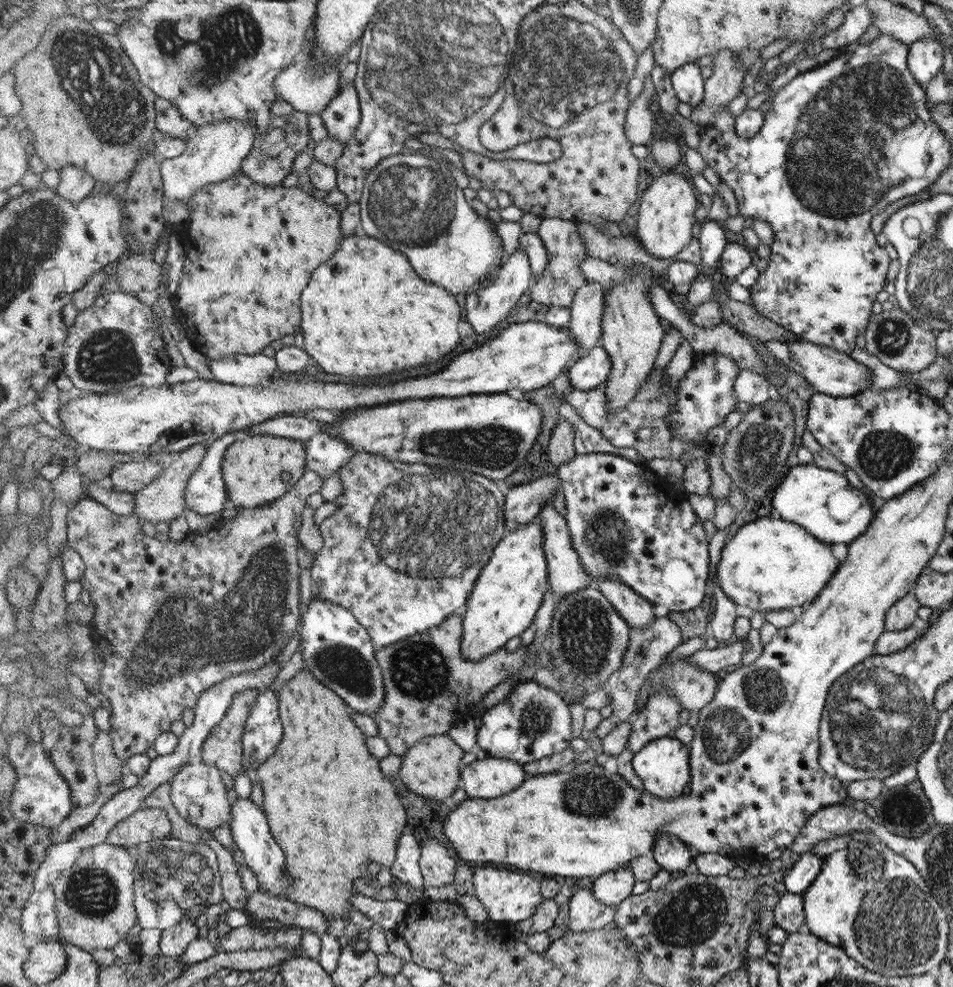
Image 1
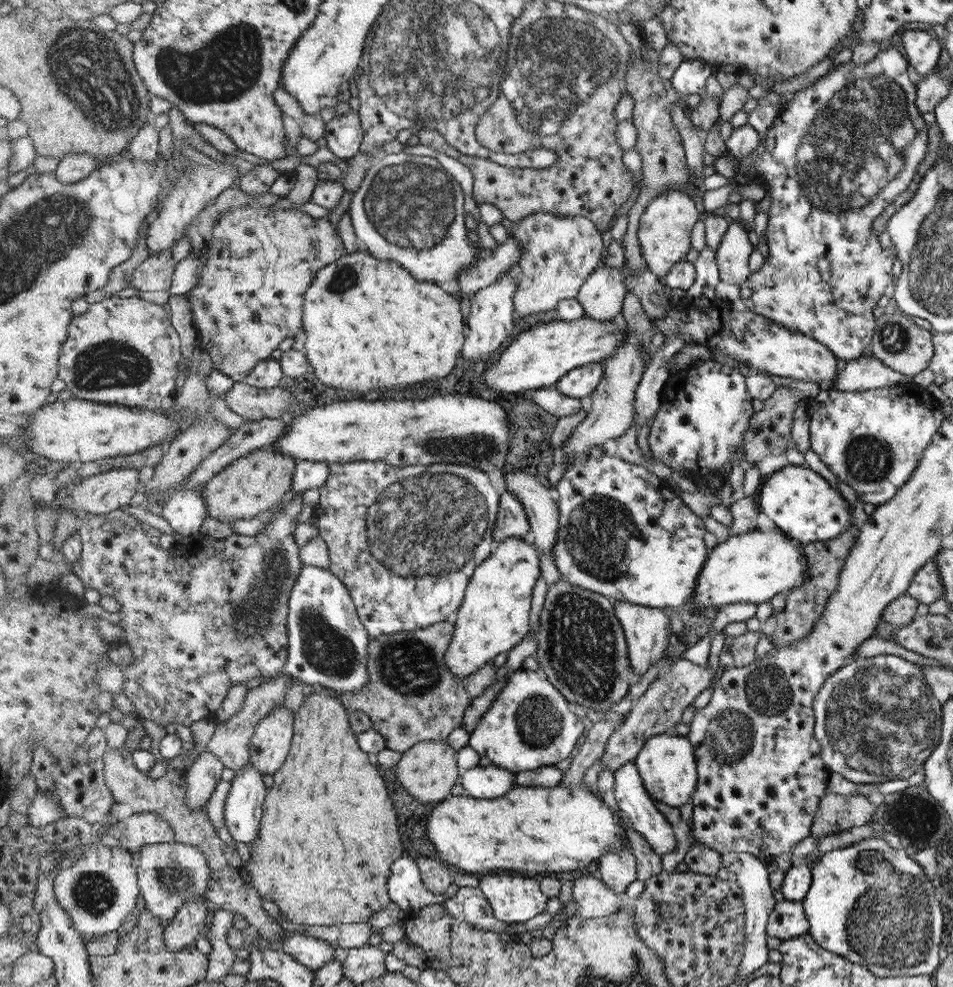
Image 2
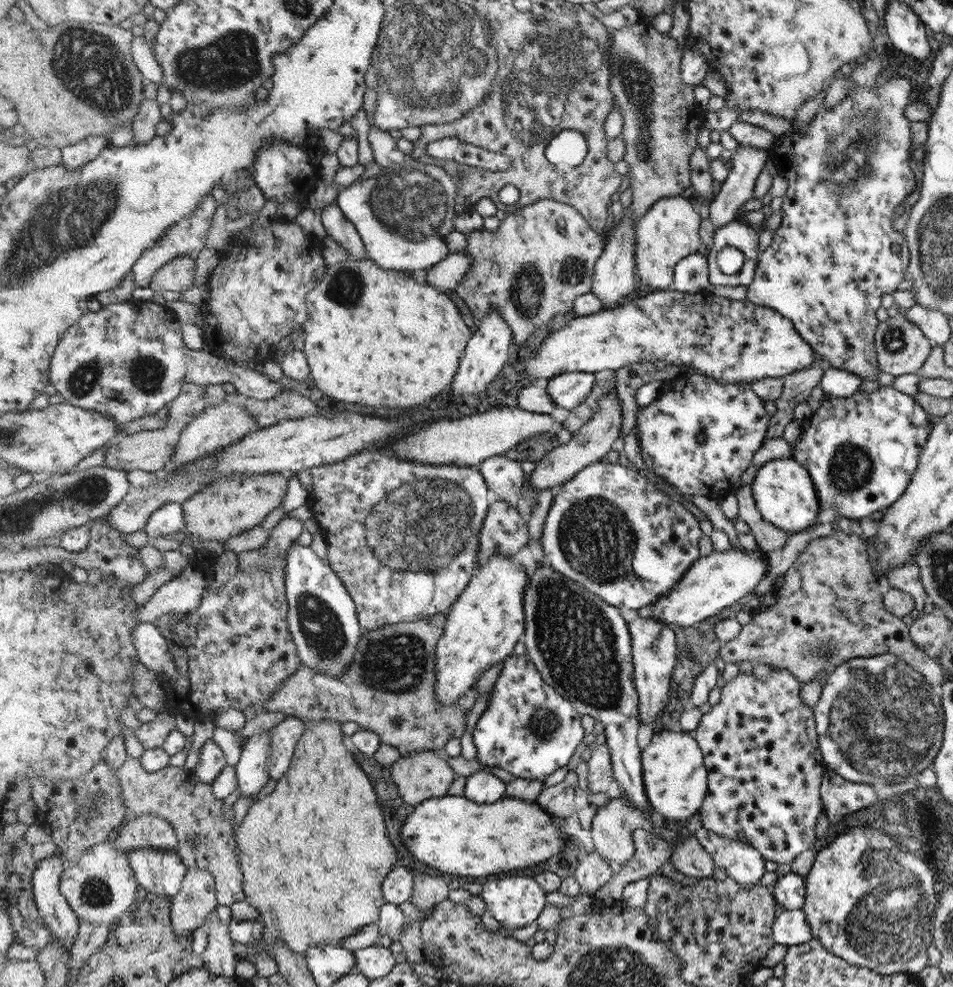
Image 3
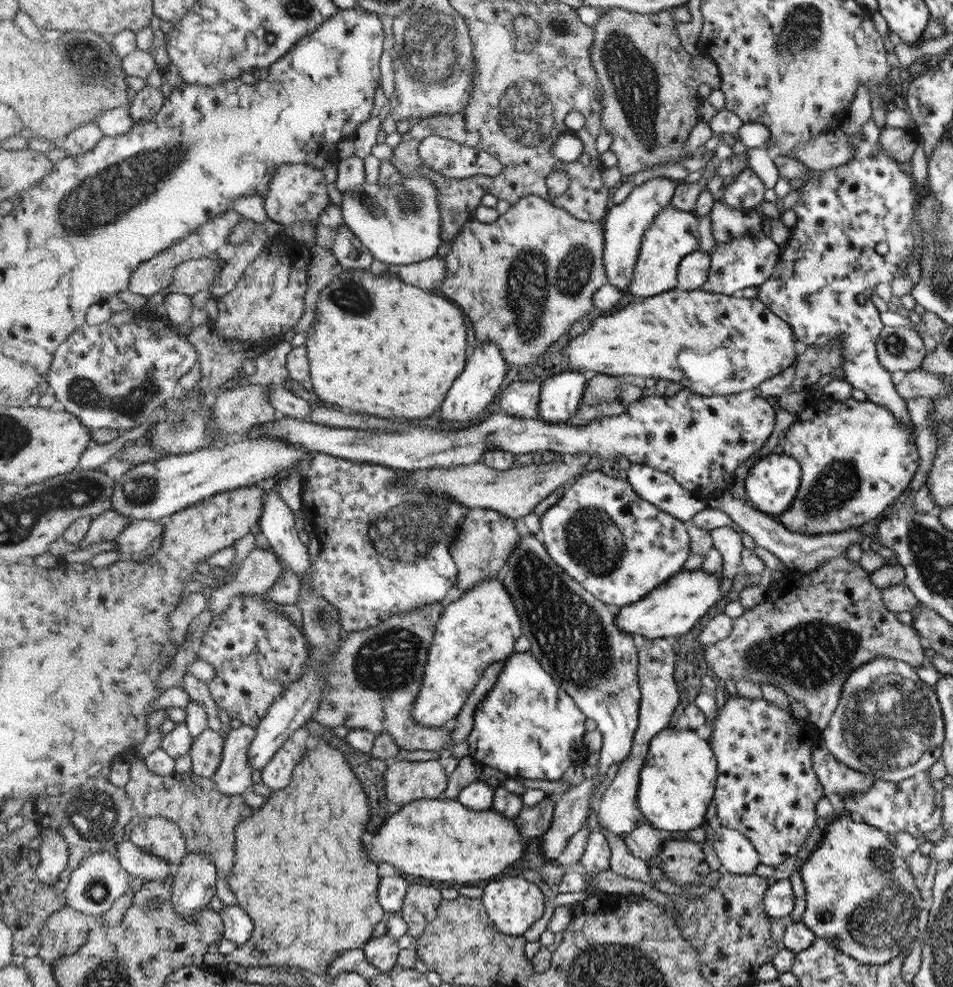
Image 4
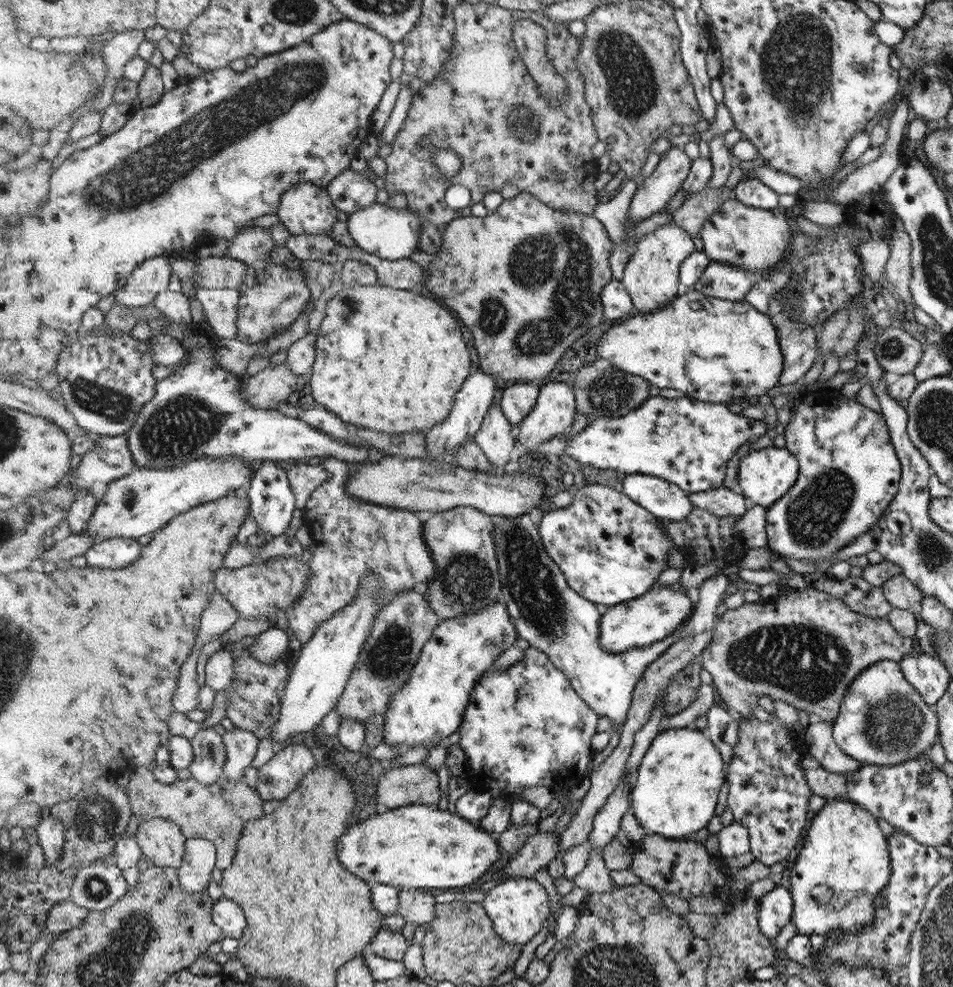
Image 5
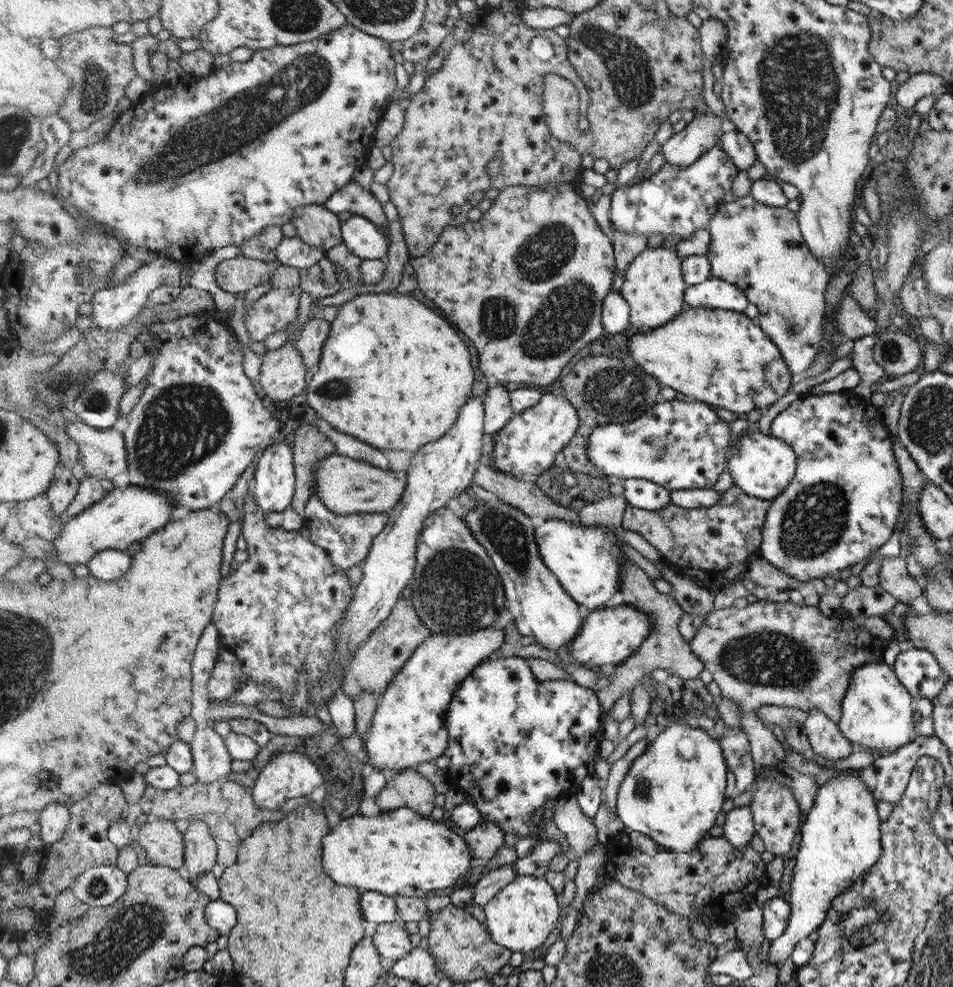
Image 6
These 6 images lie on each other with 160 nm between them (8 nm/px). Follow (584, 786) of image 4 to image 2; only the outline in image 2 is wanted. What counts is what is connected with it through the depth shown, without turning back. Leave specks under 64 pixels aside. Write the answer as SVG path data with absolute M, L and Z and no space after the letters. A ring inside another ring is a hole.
M687 659L674 662L664 677L656 677L644 694L634 700L632 710L626 714L623 724L608 737L604 752L598 760L601 761L601 765L615 772L623 764L634 761L651 736L662 733L675 734L675 728L682 720L682 712L693 704L701 692L712 687L722 669L719 665L717 673L712 674L707 664L694 665Z

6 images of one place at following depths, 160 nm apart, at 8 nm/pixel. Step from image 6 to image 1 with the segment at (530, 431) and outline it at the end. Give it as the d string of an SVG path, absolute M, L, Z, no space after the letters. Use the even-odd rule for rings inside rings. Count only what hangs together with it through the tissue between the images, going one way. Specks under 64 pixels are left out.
M593 348L568 369L569 384L574 389L588 391L602 386L610 378L612 360L604 348Z

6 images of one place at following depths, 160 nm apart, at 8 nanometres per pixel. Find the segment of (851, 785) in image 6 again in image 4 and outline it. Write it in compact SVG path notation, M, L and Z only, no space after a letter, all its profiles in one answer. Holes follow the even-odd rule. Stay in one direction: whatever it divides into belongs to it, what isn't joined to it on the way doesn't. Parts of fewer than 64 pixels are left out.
M850 815L848 816L835 816L834 821L826 826L824 837L819 842L818 849L812 852L812 855L806 860L806 863L800 868L799 875L802 877L802 882L805 890L806 907L805 913L802 917L804 925L812 931L815 937L824 938L826 940L836 939L840 941L836 948L842 952L847 953L848 956L855 957L856 960L864 964L883 965L891 963L892 960L908 960L908 956L912 956L912 948L916 948L916 939L921 939L920 934L920 908L924 908L924 879L919 876L912 876L908 866L904 864L902 858L898 858L896 846L890 844L888 836L880 829L874 826L869 826L860 820L853 820Z

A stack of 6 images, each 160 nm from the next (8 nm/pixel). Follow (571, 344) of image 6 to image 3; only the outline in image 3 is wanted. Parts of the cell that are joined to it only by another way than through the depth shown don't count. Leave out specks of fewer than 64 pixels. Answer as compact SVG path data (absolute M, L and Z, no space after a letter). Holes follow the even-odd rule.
M546 199L508 214L501 220L496 232L481 228L474 229L465 236L465 252L471 258L471 267L454 290L470 307L475 320L482 321L488 312L500 310L508 326L516 334L517 348L536 330L548 325L556 314L571 313L575 300L592 290L594 264L602 256L602 250L605 250L602 236L594 232L578 209L560 201Z

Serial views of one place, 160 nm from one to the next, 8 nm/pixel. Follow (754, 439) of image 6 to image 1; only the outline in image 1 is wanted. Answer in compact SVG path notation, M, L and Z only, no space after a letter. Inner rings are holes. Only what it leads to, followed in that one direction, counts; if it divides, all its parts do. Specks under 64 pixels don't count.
M811 463L792 467L774 491L771 505L780 512L783 520L803 525L808 532L828 544L850 544L868 531L878 514L878 509L874 510L868 497L852 487L844 475Z

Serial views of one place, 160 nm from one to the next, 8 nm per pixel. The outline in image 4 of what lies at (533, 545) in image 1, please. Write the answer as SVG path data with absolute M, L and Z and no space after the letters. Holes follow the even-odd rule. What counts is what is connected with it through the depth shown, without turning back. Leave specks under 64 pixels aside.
M488 578L477 584L475 588L462 594L460 599L453 601L446 607L436 623L436 644L431 644L429 655L424 667L423 684L414 706L414 719L420 726L445 726L452 718L456 718L466 704L472 688L478 684L482 672L494 662L509 658L514 652L516 640L522 636L522 620L515 601L503 581Z

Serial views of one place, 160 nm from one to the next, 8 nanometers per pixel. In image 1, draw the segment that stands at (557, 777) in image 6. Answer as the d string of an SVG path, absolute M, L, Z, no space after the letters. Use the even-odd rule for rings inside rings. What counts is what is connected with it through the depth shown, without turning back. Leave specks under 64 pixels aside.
M535 681L520 683L502 702L486 709L480 716L480 721L481 726L477 728L478 748L485 750L488 757L506 758L524 766L566 750L572 740L570 708L555 691L550 692L548 687Z

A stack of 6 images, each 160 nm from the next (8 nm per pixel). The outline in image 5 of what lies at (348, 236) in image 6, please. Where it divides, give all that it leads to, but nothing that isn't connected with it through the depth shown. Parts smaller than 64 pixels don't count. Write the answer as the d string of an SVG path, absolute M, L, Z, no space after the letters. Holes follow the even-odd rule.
M377 202L349 214L346 224L358 248L375 254L378 258L393 261L409 258L416 252L419 246L419 234L423 230L423 215L422 212L416 212L415 208L406 207L398 210Z

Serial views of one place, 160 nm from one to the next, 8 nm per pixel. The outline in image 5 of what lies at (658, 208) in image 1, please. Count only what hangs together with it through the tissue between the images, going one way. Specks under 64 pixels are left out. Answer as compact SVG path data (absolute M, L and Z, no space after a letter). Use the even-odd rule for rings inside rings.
M672 222L659 226L637 242L637 249L625 266L623 285L626 287L634 308L639 313L654 313L680 295L688 287L679 279L679 268L683 260L698 250L698 241L682 227Z

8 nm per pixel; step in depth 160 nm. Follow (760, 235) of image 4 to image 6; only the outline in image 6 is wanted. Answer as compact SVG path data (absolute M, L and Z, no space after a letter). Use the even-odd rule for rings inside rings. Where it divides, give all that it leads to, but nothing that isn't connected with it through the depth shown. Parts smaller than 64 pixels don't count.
M713 275L700 284L688 285L686 290L686 309L702 307L740 313L746 310L748 303L744 291L731 281Z

